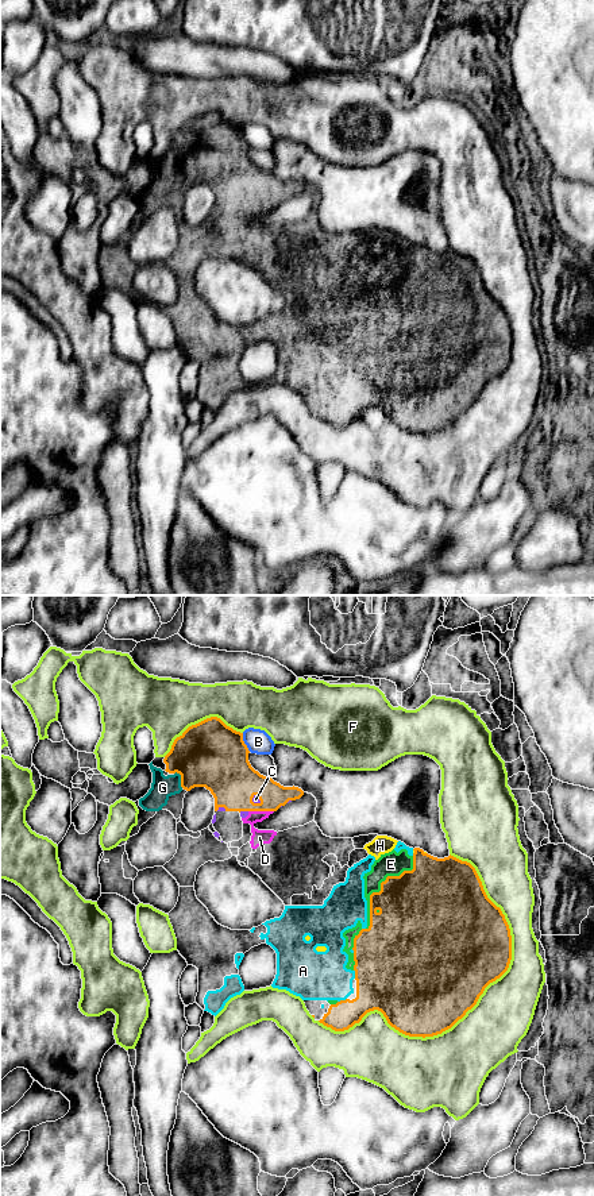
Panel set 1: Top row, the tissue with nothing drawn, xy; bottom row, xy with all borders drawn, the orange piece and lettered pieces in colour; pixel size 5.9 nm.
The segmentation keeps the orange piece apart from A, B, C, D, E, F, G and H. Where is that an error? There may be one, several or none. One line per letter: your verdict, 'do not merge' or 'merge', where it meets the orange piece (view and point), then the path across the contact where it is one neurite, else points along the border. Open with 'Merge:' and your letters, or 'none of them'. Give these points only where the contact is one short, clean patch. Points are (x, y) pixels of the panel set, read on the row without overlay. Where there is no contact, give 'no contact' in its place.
Merge: A, C, D, E, G, H
A: merge; contact xy (342, 396)
B: do not merge; contact xy (243, 138)
C: merge; contact xy (258, 192)
D: merge; contact xy (261, 205)
E: merge; contact xy (381, 282)
F: do not merge; contact xy (467, 405)
G: merge; contact xy (181, 174)
H: merge; contact xy (415, 247)

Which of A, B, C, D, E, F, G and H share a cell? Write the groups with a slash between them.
A C D E G H / B / F

